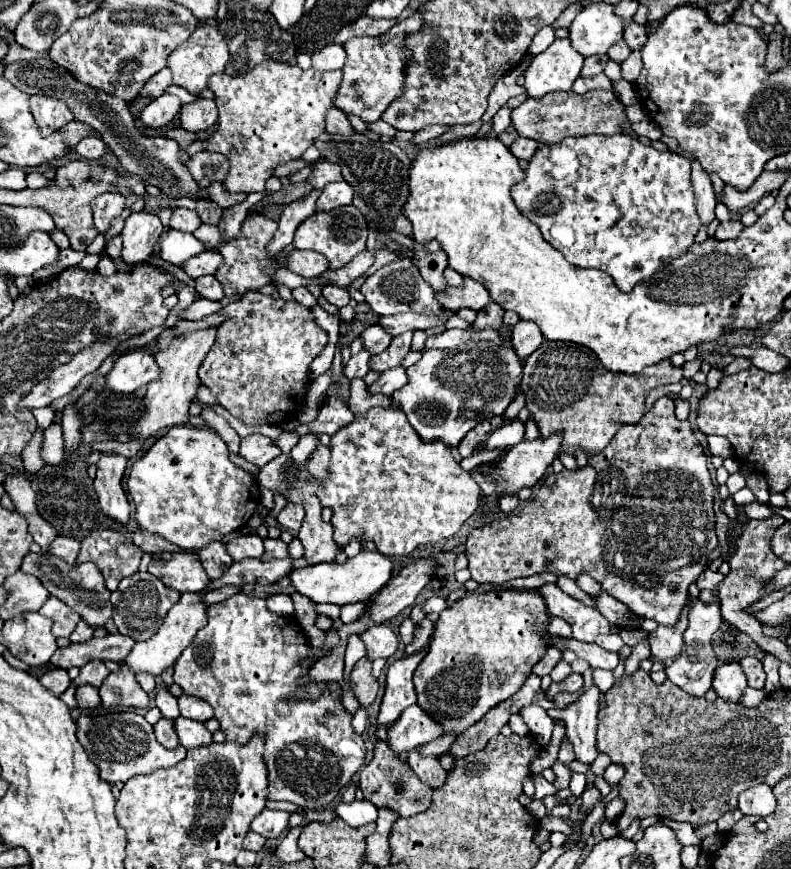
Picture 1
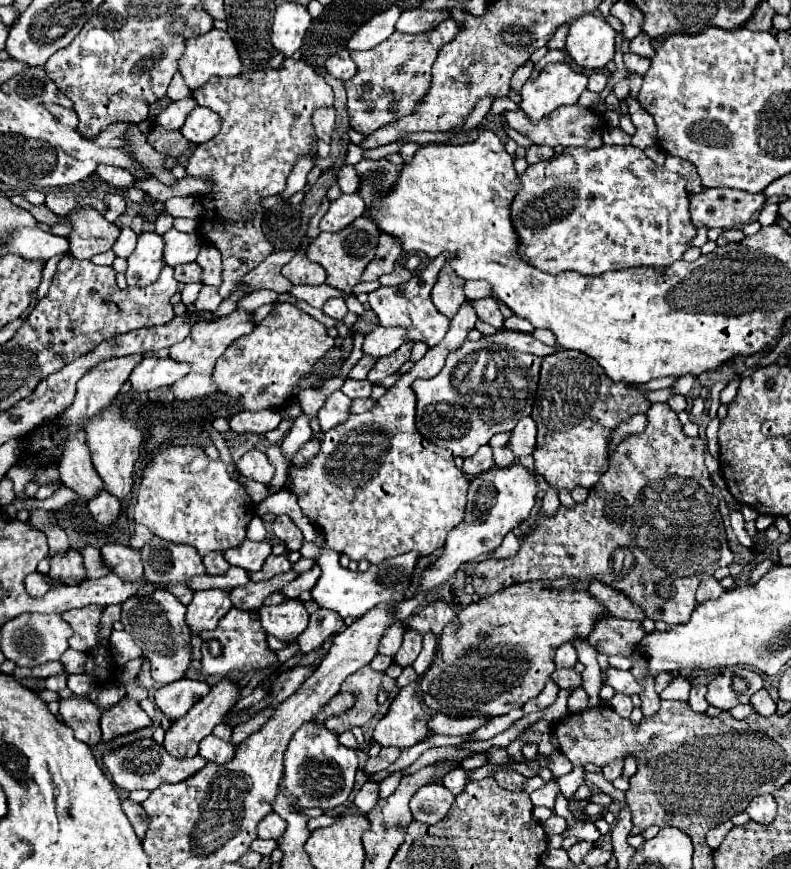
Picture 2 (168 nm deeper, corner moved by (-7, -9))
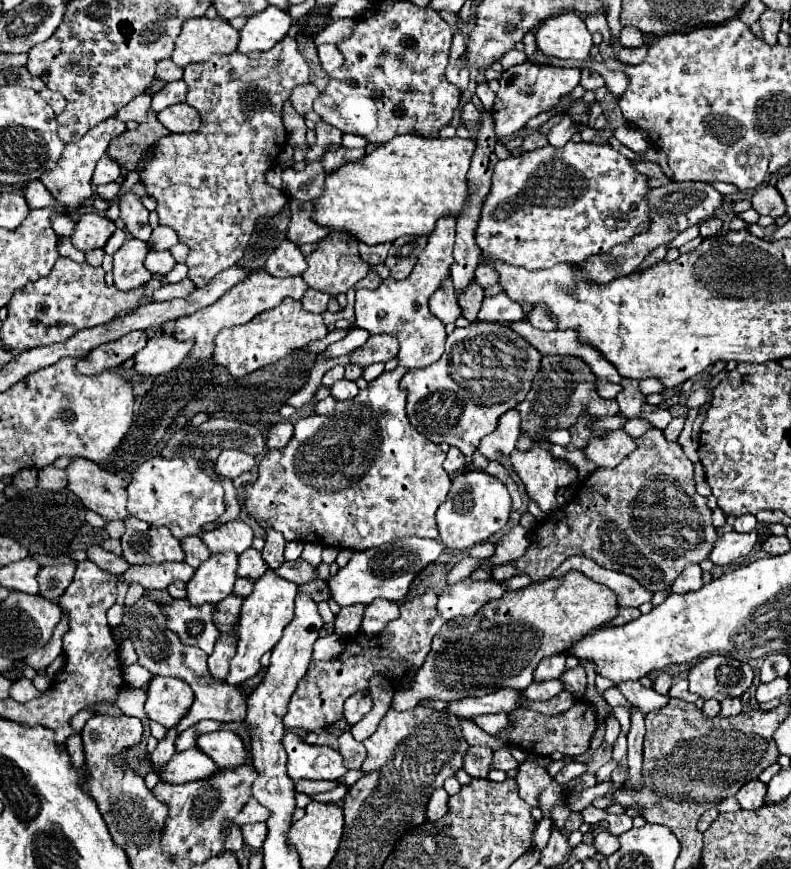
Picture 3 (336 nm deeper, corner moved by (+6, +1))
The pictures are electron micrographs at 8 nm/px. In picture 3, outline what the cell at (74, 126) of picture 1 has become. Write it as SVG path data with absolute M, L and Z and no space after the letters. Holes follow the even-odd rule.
M139 95L139 97L135 97L133 101L129 101L123 109L119 109L117 113L115 113L115 117L119 119L119 121L123 121L123 123L127 123L127 121L137 121L137 123L143 123L145 119L147 119L147 111L149 111L149 107L151 107L151 97L149 95Z

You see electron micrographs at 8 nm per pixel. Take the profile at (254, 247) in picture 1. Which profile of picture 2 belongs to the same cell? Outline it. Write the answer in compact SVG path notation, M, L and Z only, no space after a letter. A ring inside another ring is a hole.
M284 59L282 65L280 65L280 69L270 69L270 71L242 71L242 73L236 75L236 77L212 77L212 79L208 79L202 87L198 87L198 91L194 91L194 99L196 99L198 105L216 111L216 113L220 115L220 119L222 119L220 133L218 133L214 139L210 139L208 143L202 143L202 145L198 145L198 147L194 149L194 153L192 153L190 159L188 159L186 173L192 175L192 177L202 175L202 177L208 177L208 179L212 181L212 189L210 189L208 199L200 199L200 201L202 201L202 207L204 207L204 213L206 213L206 215L200 219L200 233L202 233L202 237L206 237L206 239L222 253L222 285L218 287L218 293L220 293L220 297L226 299L226 297L236 289L238 281L240 281L248 271L252 271L262 259L266 259L266 257L272 253L272 245L270 245L270 242L266 239L264 233L262 233L264 207L262 207L260 201L262 201L264 197L282 193L282 191L286 189L286 179L288 179L288 175L290 175L290 171L292 171L292 167L294 167L294 161L296 161L298 157L302 157L302 155L310 155L310 147L316 143L316 133L314 133L314 127L310 125L310 117L312 117L314 109L318 109L318 107L330 107L330 105L334 103L334 93L332 93L332 87L330 87L330 85L314 71L314 67L310 67L306 61L302 61L302 59L298 59L298 61L296 61L296 59Z

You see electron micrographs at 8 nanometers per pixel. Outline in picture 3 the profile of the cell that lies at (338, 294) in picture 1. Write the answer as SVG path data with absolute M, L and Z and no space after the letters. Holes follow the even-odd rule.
M307 289L305 295L301 297L301 303L311 313L325 313L329 299L331 297L327 293L321 293L321 291L315 291L315 289Z

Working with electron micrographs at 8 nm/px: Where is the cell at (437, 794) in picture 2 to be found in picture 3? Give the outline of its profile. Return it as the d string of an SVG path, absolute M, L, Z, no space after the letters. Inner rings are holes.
M443 787L435 789L433 795L429 797L429 803L427 803L427 819L429 821L437 821L439 817L443 817L447 813L447 791Z

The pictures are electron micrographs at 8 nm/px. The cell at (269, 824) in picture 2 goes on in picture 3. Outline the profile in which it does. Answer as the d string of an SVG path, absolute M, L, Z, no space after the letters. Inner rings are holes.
M253 797L247 801L245 809L241 809L241 813L233 819L237 825L247 825L247 823L257 823L257 821L265 821L265 817L269 817L269 811L257 803Z

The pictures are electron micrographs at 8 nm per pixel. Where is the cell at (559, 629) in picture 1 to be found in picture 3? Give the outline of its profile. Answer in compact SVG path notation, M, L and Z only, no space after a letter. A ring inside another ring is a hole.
M557 653L551 657L545 657L537 669L535 669L535 681L545 679L559 679L559 675L565 671L565 653Z

